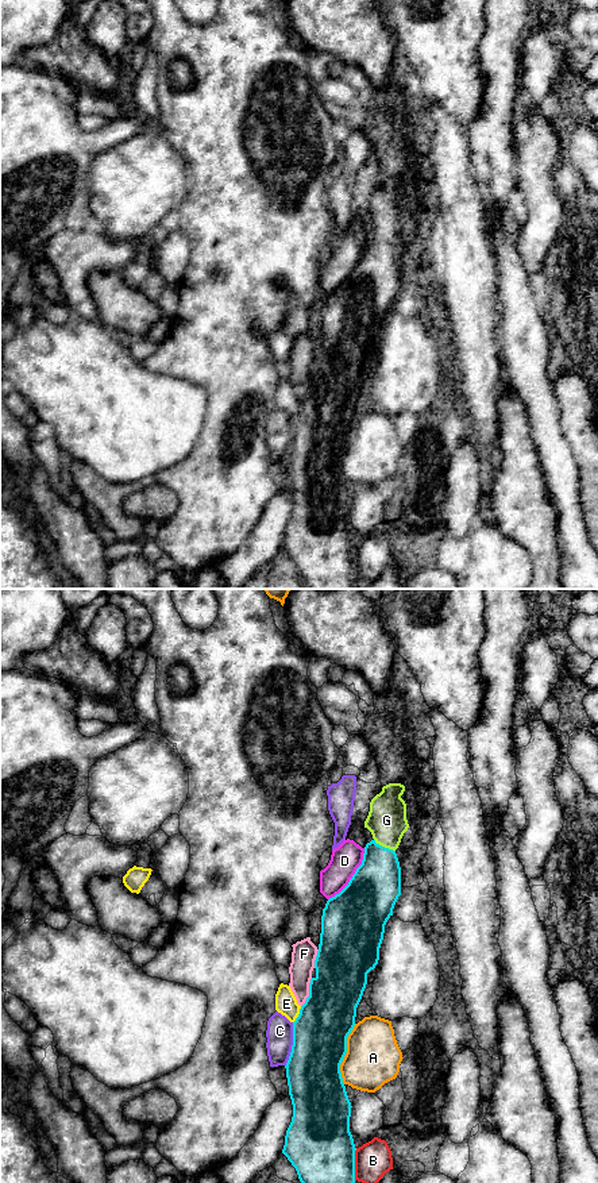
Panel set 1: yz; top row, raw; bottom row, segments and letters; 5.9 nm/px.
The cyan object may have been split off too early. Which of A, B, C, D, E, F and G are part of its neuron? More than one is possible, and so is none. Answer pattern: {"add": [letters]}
{"add": ["G"]}

